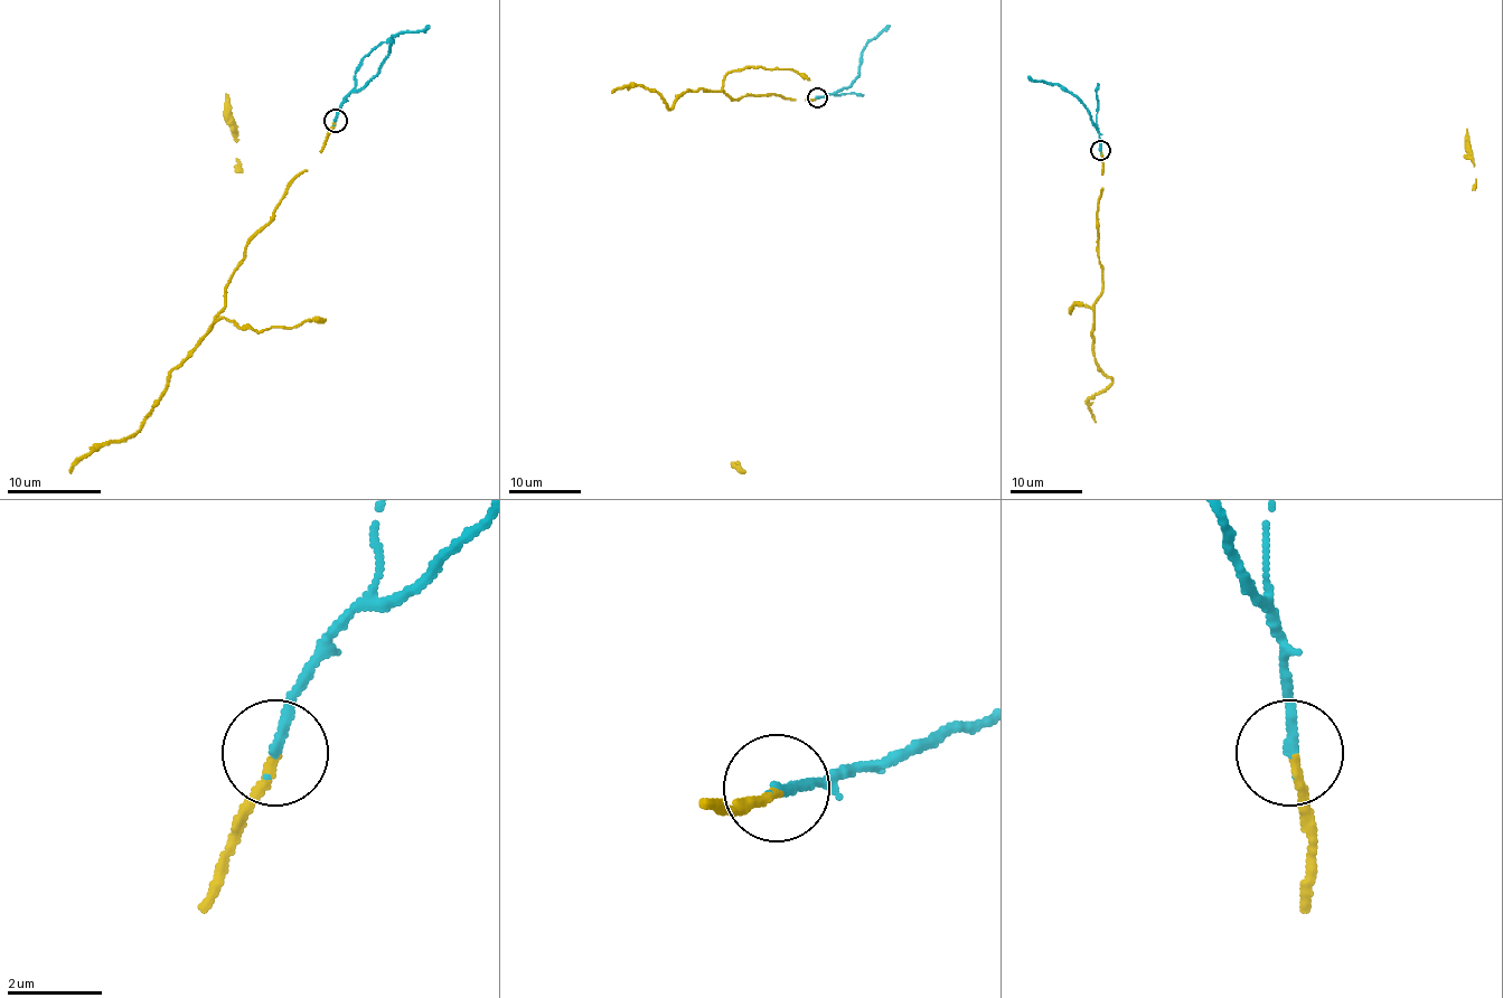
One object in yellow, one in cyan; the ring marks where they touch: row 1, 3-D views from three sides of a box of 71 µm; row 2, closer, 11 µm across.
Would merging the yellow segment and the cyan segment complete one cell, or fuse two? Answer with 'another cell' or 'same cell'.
same cell

